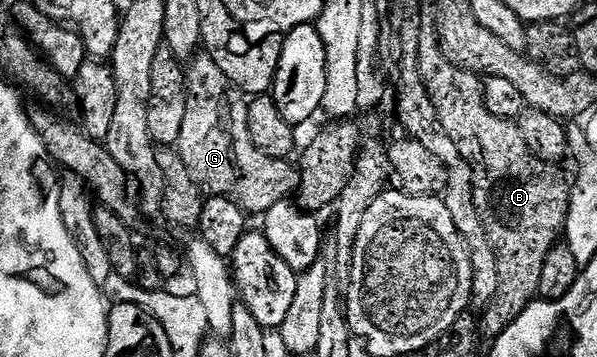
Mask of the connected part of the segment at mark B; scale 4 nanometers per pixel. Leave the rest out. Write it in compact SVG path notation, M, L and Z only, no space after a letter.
M422 20L417 69L423 75L431 103L435 103L435 111L439 111L439 123L443 123L443 131L455 139L459 155L471 167L475 207L479 211L479 219L483 219L487 239L491 239L491 247L495 247L495 260L499 263L499 291L495 291L495 299L491 299L489 306L480 314L479 329L486 338L496 339L500 333L507 331L507 327L511 327L511 323L515 323L515 319L519 319L519 315L523 315L523 311L537 297L543 263L547 263L547 255L559 244L565 232L571 181L561 174L560 164L531 155L531 147L523 143L523 135L519 135L516 121L499 119L487 111L482 78L476 73L455 67L455 63L447 63L441 50L441 40L437 38L436 20Z

